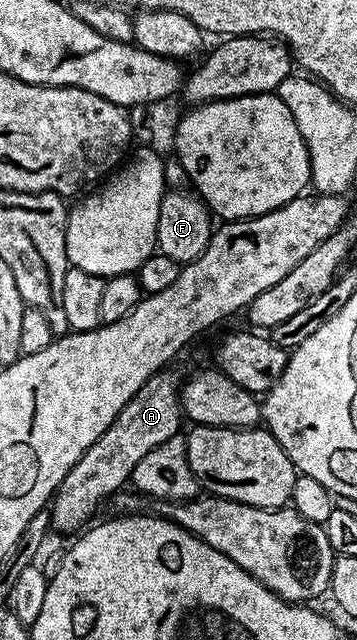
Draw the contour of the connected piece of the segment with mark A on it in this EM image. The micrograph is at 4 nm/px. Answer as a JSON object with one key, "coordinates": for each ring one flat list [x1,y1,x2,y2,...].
{"coordinates":[[162,369,141,386,139,393,135,393,131,401,127,401,127,405,118,413,111,426,98,437,95,445,91,445,91,449,87,449,83,457,79,457,79,461,71,465,67,477,63,477,54,491,48,508,52,530,80,532,90,522,88,519,96,513,97,506,105,498,106,502,118,494,132,480,133,470,139,461,151,449,162,445,182,430,181,423,183,424,183,412,179,379,169,369]]}

